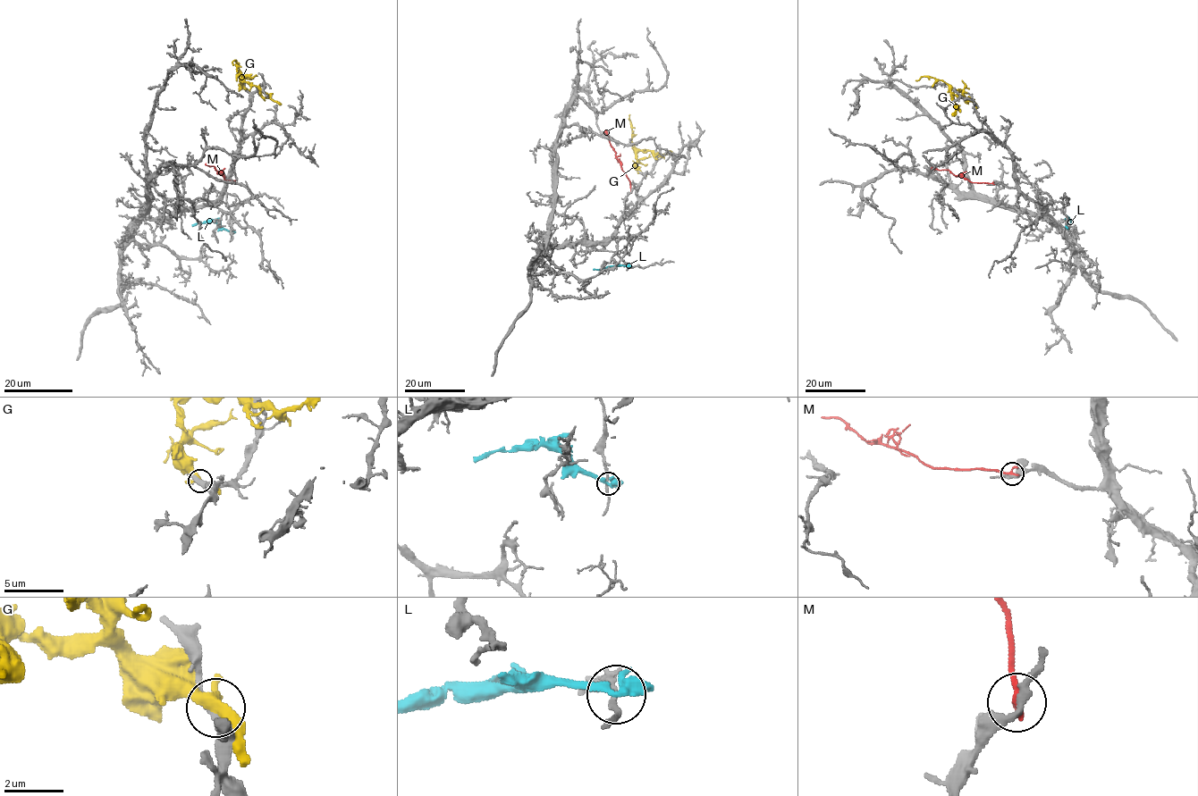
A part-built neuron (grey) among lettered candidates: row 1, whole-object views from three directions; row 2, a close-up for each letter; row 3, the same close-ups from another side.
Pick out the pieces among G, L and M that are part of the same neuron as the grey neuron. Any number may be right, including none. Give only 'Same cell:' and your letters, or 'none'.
Same cell: none

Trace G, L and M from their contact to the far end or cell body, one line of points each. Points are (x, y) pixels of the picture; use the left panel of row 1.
G: (246, 89), (241, 85), (241, 73), (234, 60), (233, 65)
L: (231, 232), (213, 222), (192, 226)
M: (235, 182), (225, 180), (213, 166), (206, 164)

